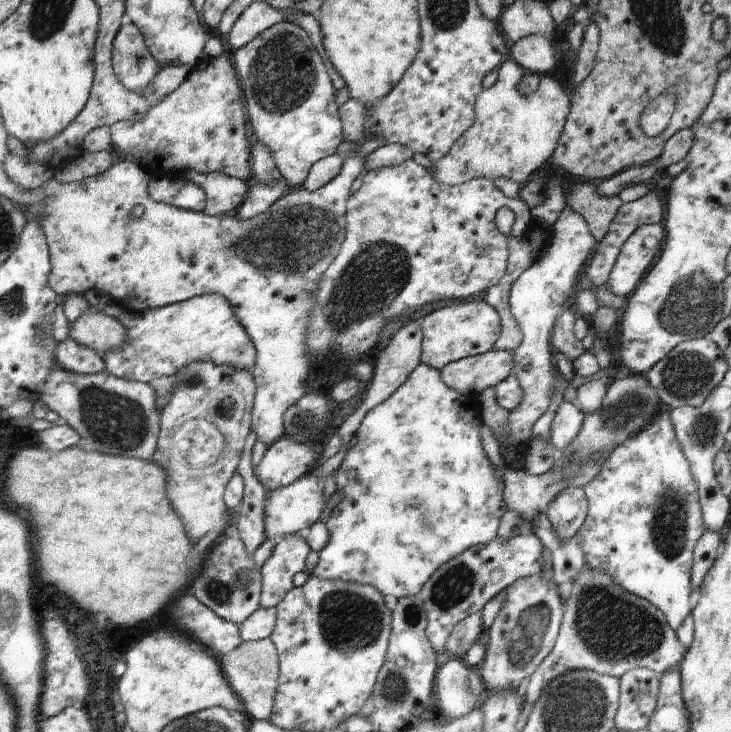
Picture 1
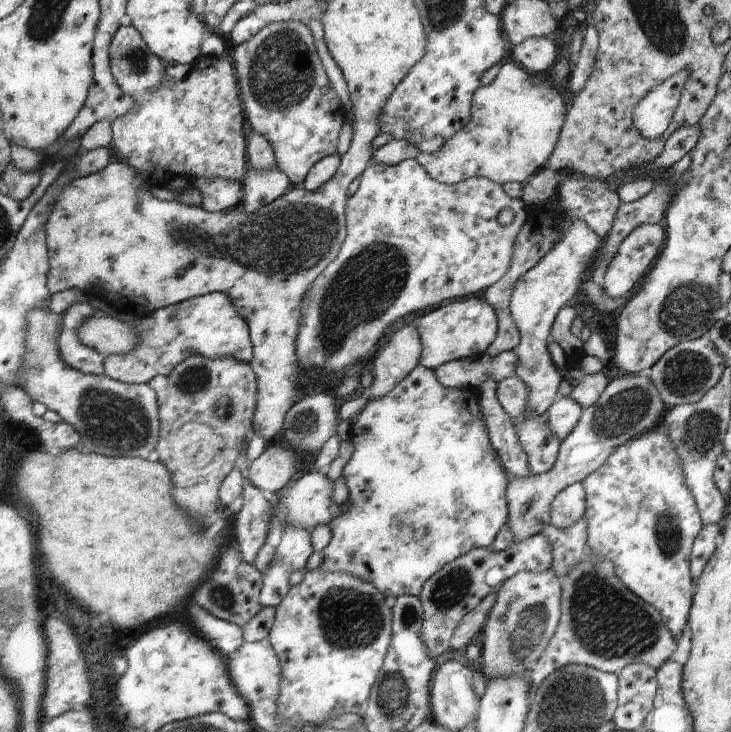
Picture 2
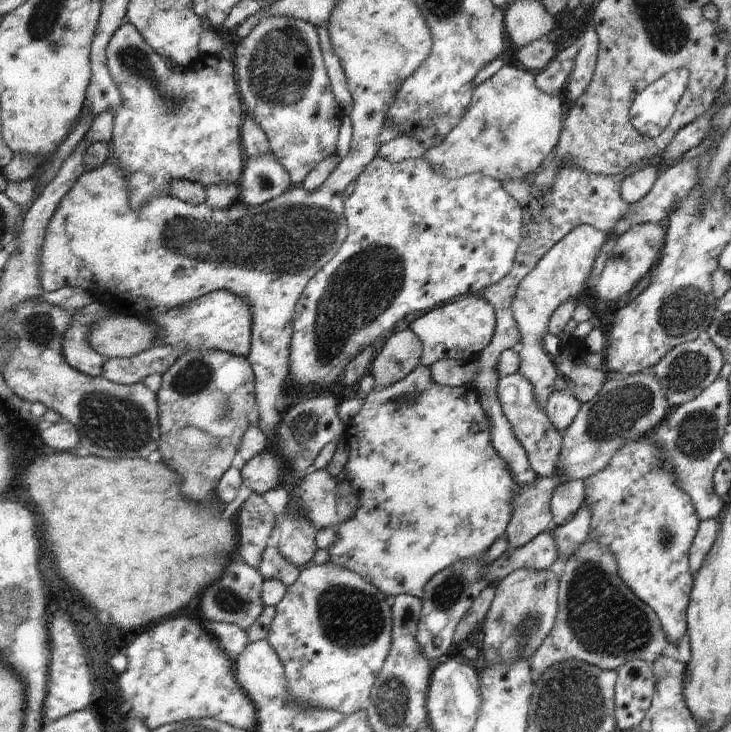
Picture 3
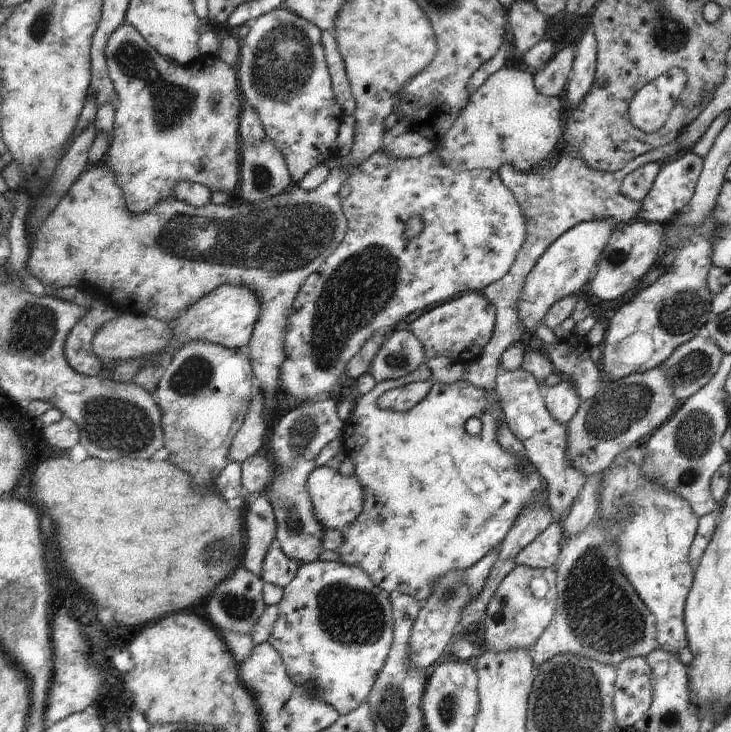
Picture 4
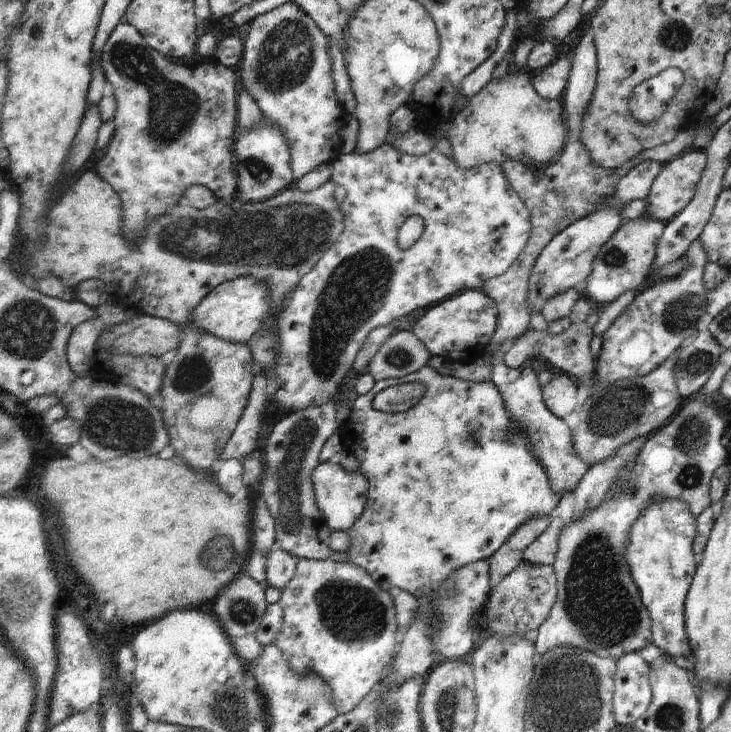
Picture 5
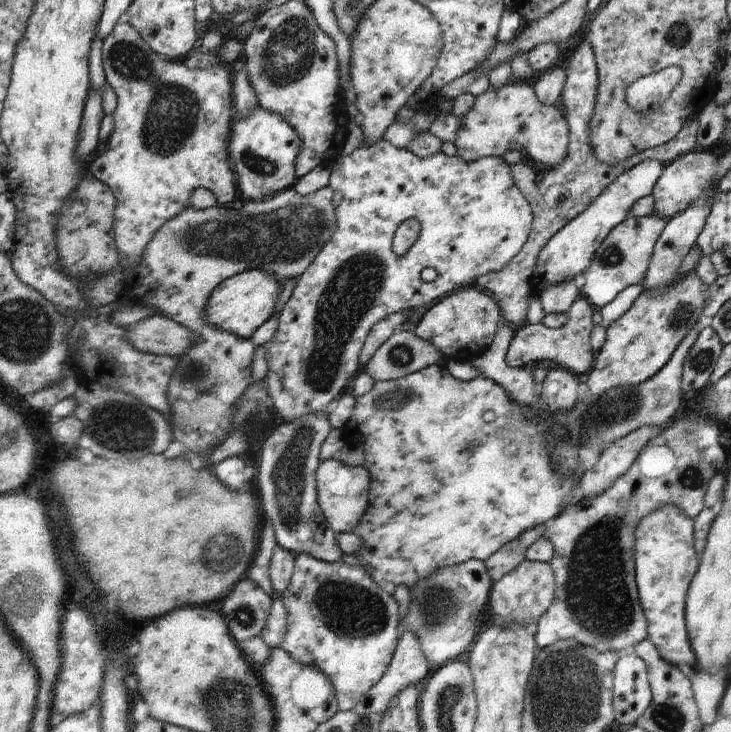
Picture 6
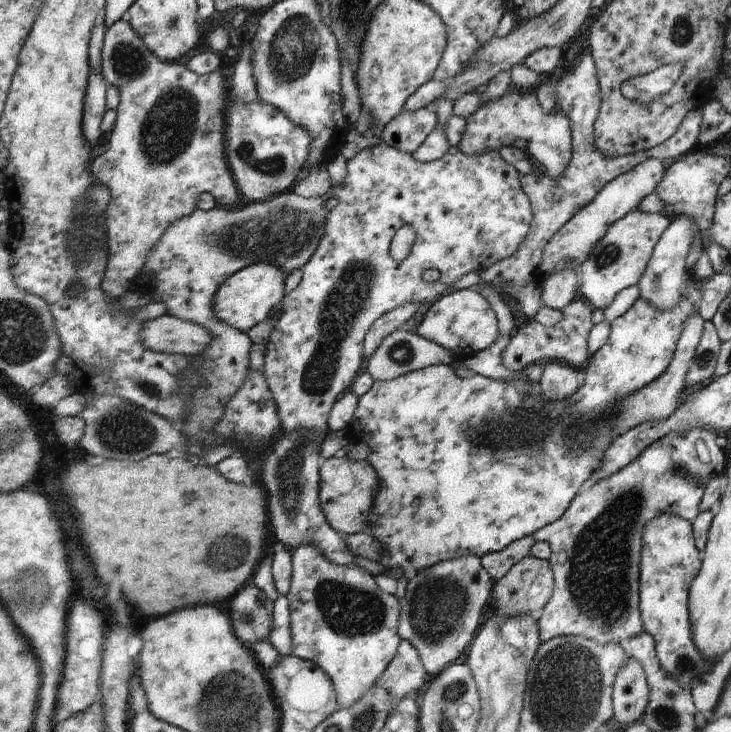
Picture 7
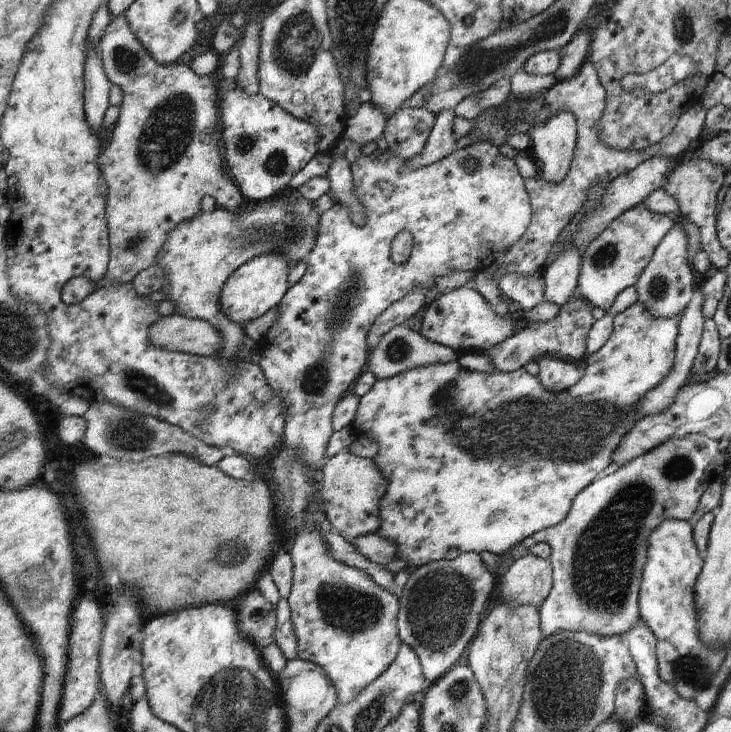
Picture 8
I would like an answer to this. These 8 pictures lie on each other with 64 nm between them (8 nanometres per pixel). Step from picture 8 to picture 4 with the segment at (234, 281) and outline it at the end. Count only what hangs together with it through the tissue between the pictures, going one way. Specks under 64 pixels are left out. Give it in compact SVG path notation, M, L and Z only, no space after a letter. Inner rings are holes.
M220 286L220 288L212 290L210 294L205 294L194 305L182 310L180 314L176 314L176 318L163 320L168 324L172 336L168 340L168 346L162 352L156 352L152 356L144 356L138 359L104 362L101 376L114 382L132 383L132 378L136 376L136 372L140 372L140 368L144 368L147 364L154 364L155 367L159 367L161 365L157 360L160 359L161 355L178 352L184 344L198 342L198 340L218 344L218 346L223 346L228 350L243 349L246 351L252 338L254 326L258 322L259 312L260 303L252 290L246 286Z

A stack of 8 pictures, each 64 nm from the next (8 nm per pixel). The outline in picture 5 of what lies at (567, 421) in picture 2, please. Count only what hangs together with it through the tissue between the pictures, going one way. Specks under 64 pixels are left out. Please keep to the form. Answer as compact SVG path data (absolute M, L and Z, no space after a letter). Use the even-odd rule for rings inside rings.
M556 374L541 387L542 400L554 416L567 418L577 406L577 388L568 374Z

